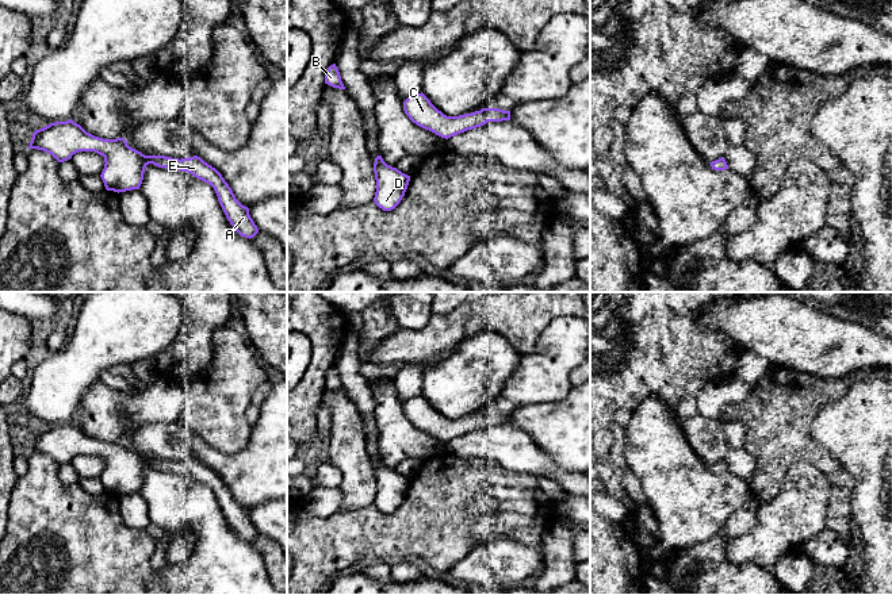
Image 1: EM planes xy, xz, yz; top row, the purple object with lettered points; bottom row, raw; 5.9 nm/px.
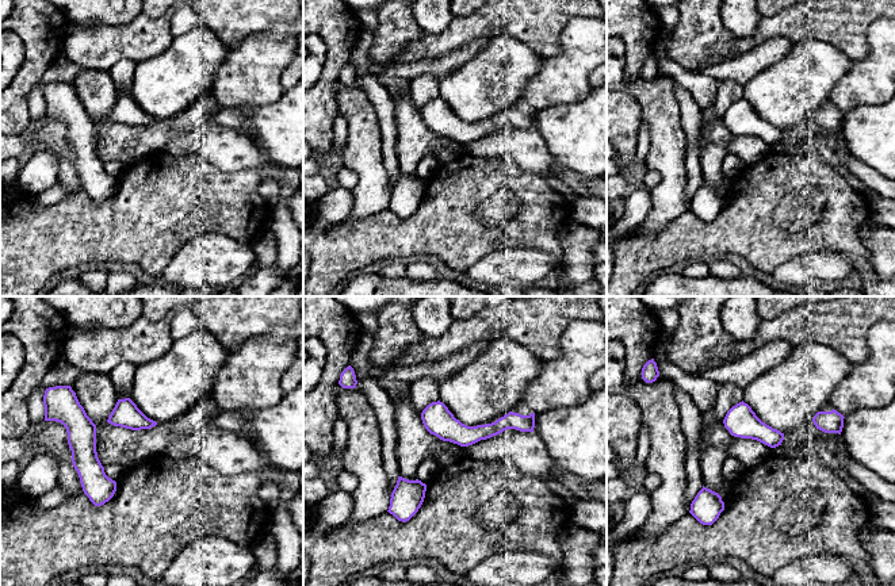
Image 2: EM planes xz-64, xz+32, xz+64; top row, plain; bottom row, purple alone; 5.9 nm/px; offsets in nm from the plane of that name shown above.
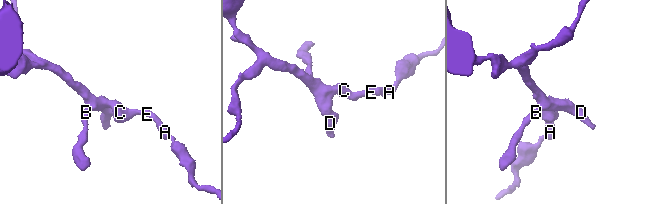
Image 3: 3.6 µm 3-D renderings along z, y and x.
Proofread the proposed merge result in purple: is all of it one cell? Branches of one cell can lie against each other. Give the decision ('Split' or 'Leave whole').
Leave whole

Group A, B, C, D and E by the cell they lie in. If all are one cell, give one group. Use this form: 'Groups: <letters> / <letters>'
Groups: A B C D E

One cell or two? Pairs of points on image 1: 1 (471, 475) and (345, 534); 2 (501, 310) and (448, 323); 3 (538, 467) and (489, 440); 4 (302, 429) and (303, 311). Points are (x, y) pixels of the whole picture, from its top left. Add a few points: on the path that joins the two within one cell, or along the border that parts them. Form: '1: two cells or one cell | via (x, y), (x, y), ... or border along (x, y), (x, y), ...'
1: one cell | via (440, 499), (406, 533), (376, 534)
2: one cell | via (487, 310), (466, 310), (462, 314)
3: one cell | via (525, 457), (508, 444), (501, 442)
4: one cell | via (305, 399), (320, 365), (320, 341)

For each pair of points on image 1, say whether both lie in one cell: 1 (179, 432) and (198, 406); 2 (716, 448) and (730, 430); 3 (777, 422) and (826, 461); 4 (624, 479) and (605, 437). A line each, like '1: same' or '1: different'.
1: different
2: different
3: same
4: same

